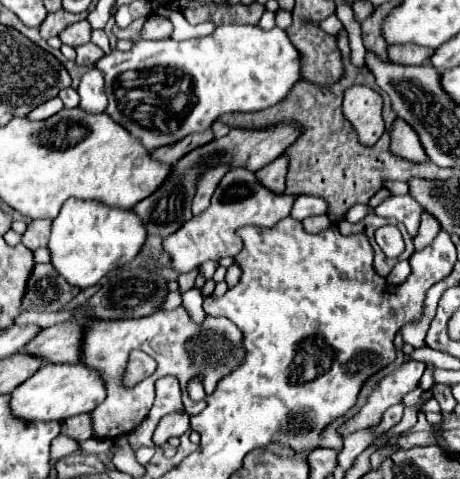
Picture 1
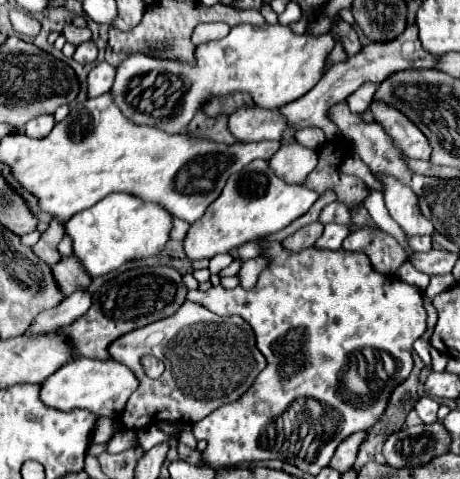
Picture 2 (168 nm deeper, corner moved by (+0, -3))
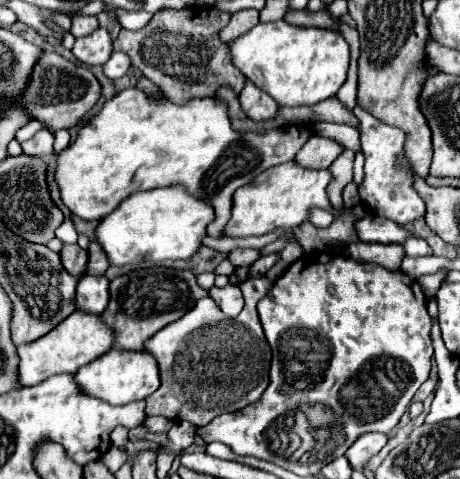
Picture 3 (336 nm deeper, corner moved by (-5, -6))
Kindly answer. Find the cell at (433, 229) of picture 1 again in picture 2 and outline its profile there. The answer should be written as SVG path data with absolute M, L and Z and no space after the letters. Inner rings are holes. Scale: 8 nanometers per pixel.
M411 237L409 239L409 247L413 251L429 251L433 247L433 237Z

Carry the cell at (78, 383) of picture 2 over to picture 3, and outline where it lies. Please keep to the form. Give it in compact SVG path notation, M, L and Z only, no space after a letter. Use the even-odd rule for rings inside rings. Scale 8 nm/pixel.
M112 348L106 354L102 354L100 358L96 358L94 362L82 366L74 374L74 378L76 378L76 384L80 386L80 390L84 394L96 396L96 398L100 398L108 404L114 404L114 406L124 406L124 404L134 402L134 400L144 400L146 396L156 392L158 386L160 386L158 362L146 350L130 352L130 350Z

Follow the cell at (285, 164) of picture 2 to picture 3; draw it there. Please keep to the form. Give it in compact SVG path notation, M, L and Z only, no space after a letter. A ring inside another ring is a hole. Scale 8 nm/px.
M312 136L302 150L296 154L296 162L306 168L328 168L340 154L344 146L336 140L324 138L324 136Z

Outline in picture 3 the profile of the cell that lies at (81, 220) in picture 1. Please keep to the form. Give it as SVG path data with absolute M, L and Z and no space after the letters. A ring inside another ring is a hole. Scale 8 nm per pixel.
M182 186L154 188L128 196L96 228L98 242L104 246L114 266L162 260L188 260L202 248L206 228L214 220L214 208L204 200L190 196Z

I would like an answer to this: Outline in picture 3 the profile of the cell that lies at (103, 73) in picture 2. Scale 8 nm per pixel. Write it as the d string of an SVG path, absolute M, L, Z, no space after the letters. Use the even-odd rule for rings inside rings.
M114 52L110 60L104 64L104 74L112 80L124 76L130 70L130 58L124 52Z

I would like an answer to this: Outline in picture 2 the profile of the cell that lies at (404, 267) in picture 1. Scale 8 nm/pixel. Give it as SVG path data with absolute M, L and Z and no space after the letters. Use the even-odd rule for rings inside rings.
M403 263L399 269L397 269L397 277L405 283L411 283L411 285L417 285L421 289L425 289L429 285L429 277L421 271L417 271L411 263Z

